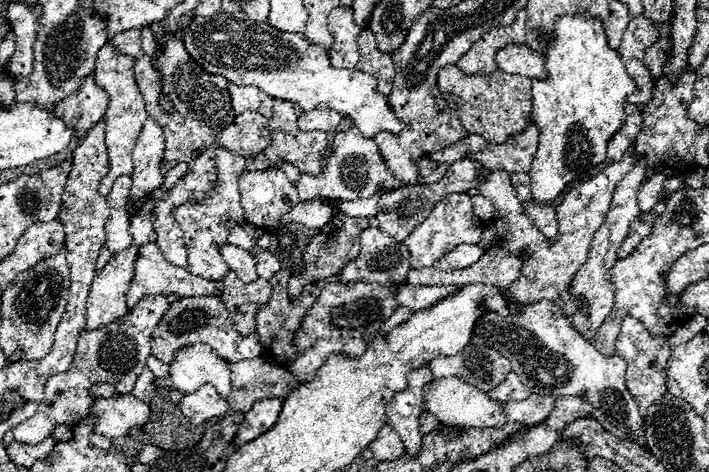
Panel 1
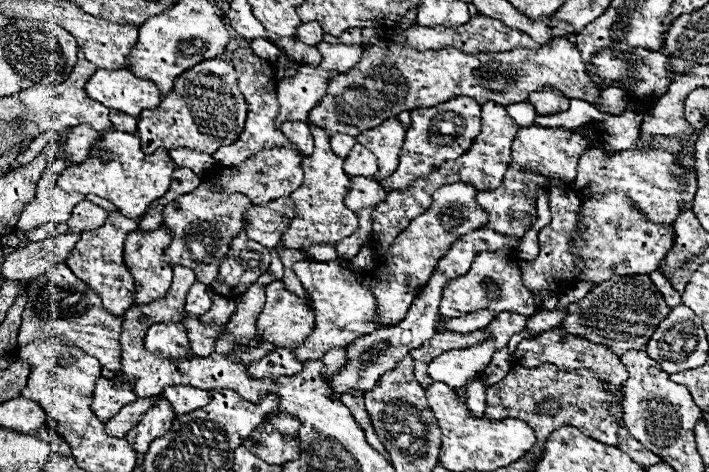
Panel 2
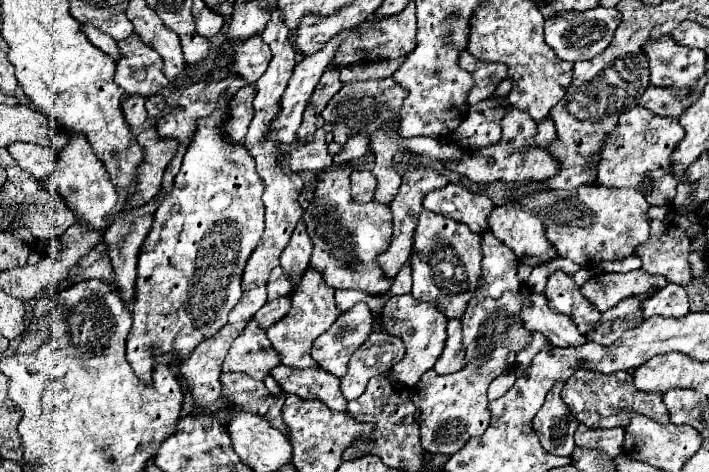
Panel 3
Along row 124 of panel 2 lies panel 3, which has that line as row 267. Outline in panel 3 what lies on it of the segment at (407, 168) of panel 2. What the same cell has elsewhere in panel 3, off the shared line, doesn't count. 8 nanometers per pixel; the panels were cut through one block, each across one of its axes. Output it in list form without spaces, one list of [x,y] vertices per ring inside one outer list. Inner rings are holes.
[[[422,210],[418,226],[414,230],[414,246],[410,256],[412,266],[412,296],[424,302],[440,304],[440,310],[448,318],[462,318],[468,300],[476,292],[480,276],[480,234],[470,232],[466,224],[460,224],[448,216]]]

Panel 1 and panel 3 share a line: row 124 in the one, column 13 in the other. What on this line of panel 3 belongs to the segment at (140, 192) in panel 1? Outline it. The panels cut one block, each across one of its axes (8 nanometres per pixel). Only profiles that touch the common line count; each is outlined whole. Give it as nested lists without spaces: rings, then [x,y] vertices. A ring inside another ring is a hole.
[[[18,142],[18,144],[10,144],[8,152],[22,170],[30,172],[38,180],[48,178],[56,164],[56,148],[54,146],[38,146],[38,144]]]

